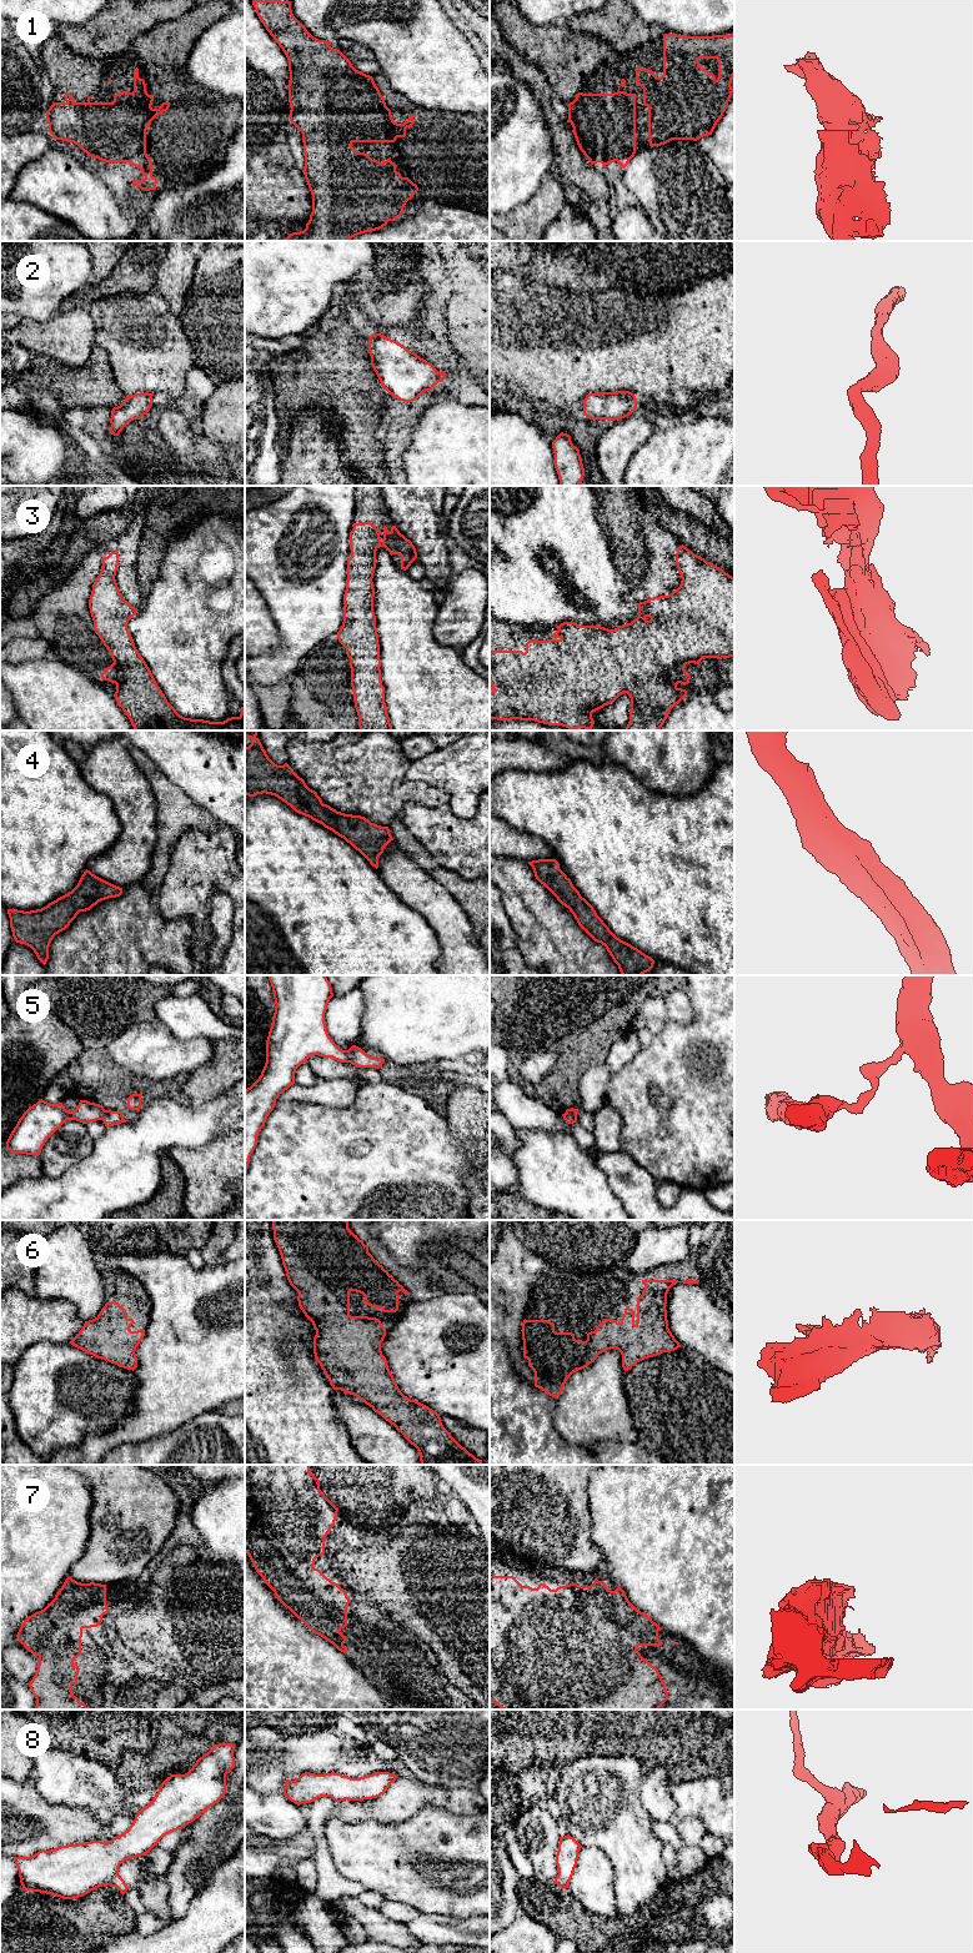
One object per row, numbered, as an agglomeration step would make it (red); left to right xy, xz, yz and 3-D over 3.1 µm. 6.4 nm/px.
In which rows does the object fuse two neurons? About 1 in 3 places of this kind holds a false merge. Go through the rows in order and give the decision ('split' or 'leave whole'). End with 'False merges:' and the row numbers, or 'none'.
1: leave whole
2: leave whole
3: leave whole
4: leave whole
5: split
6: leave whole
7: split
8: leave whole
False merges: 5, 7

